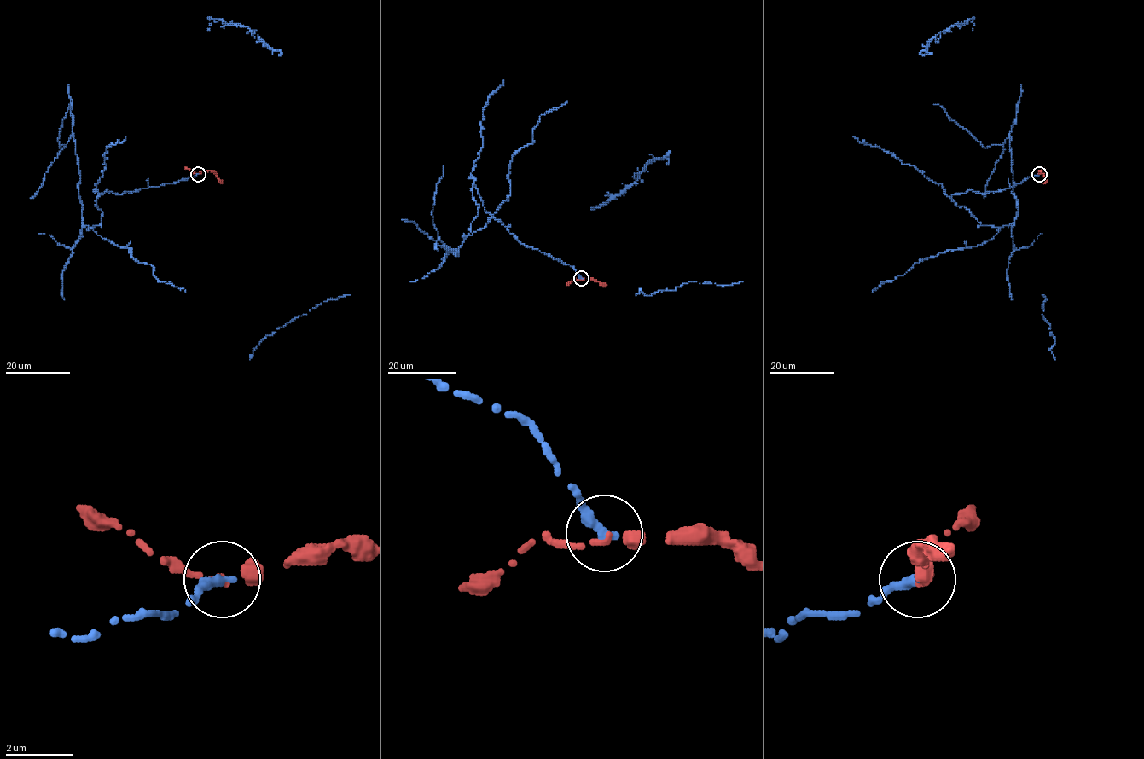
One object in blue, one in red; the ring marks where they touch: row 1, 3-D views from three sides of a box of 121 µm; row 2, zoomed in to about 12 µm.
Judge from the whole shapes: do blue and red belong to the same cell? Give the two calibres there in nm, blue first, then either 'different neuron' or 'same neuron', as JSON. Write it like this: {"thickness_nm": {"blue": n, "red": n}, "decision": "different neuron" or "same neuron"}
{"thickness_nm": {"blue": 360, "red": 150}, "decision": "different neuron"}

